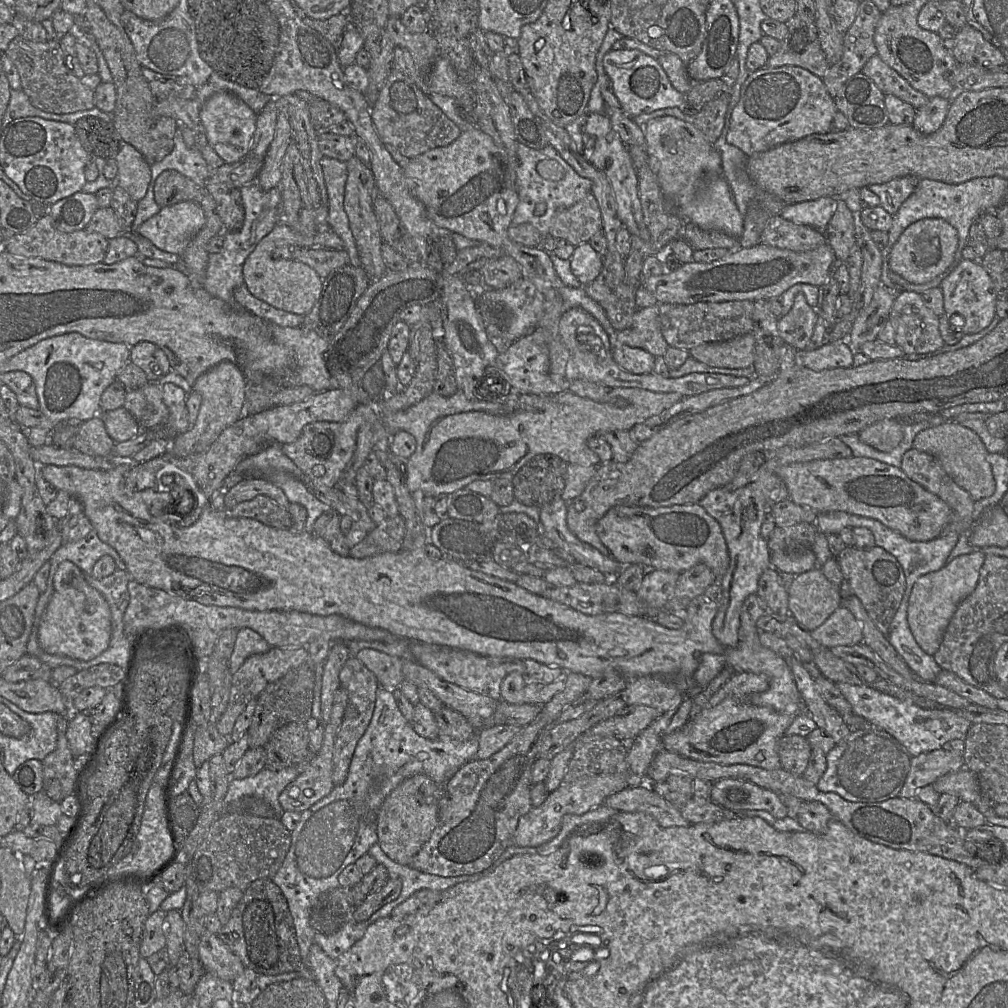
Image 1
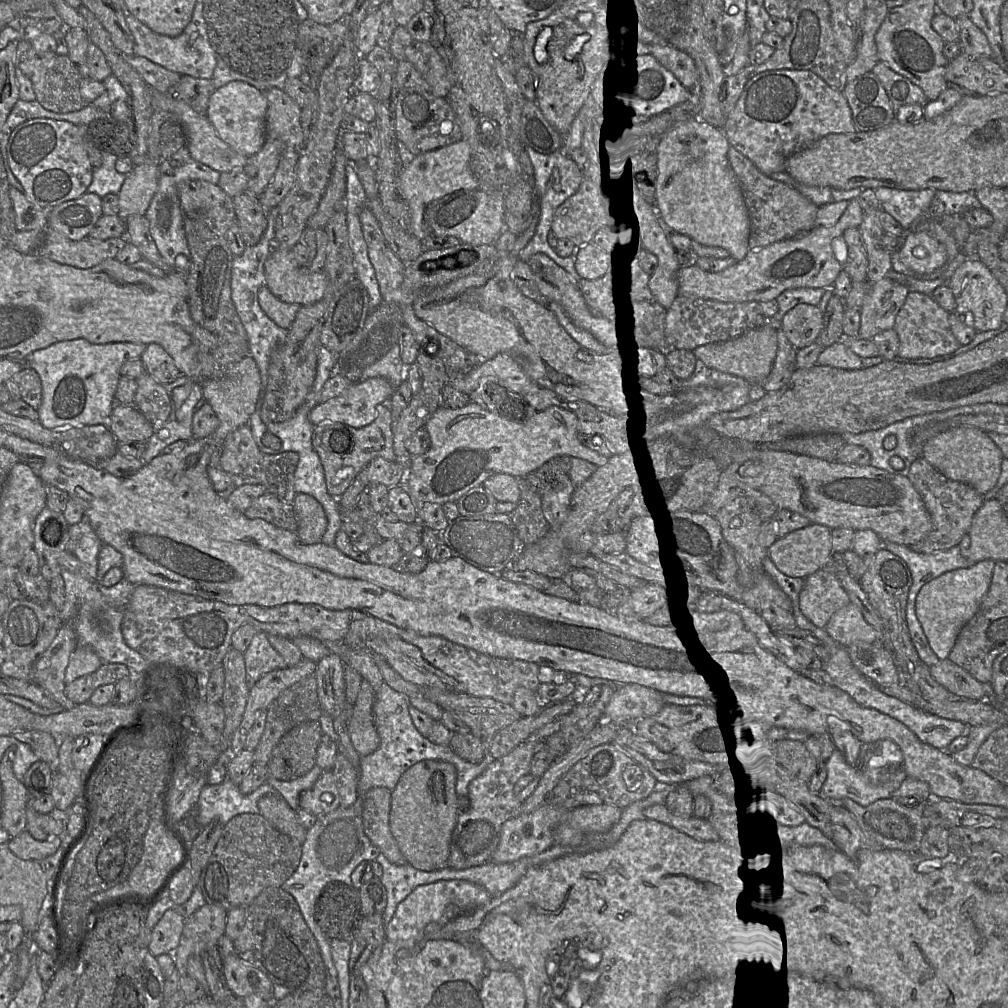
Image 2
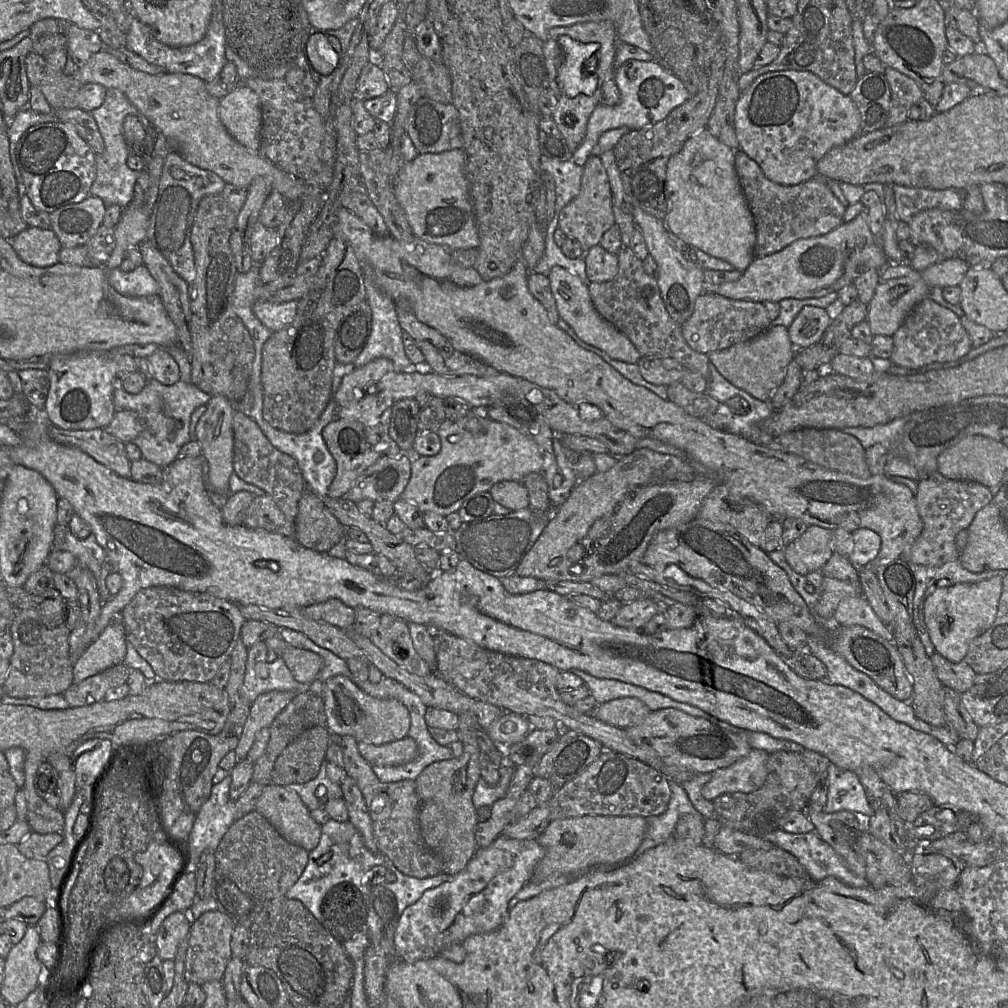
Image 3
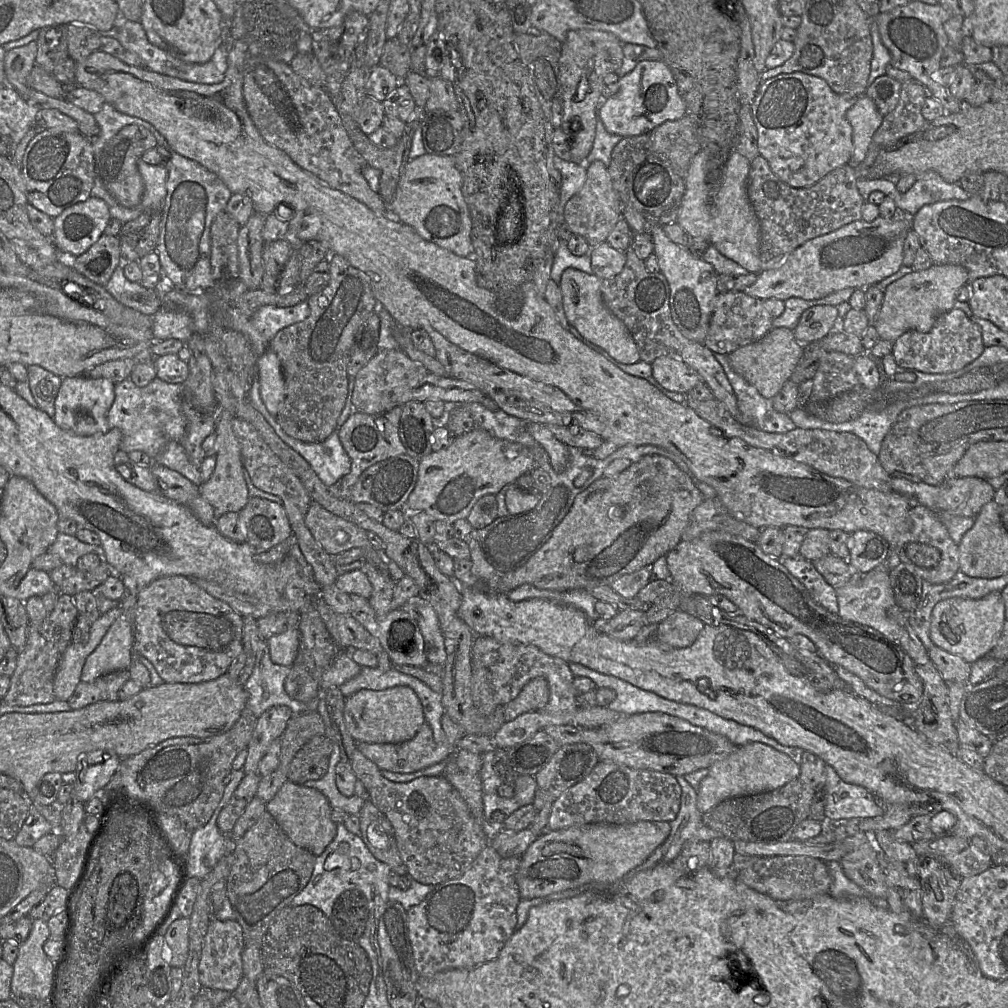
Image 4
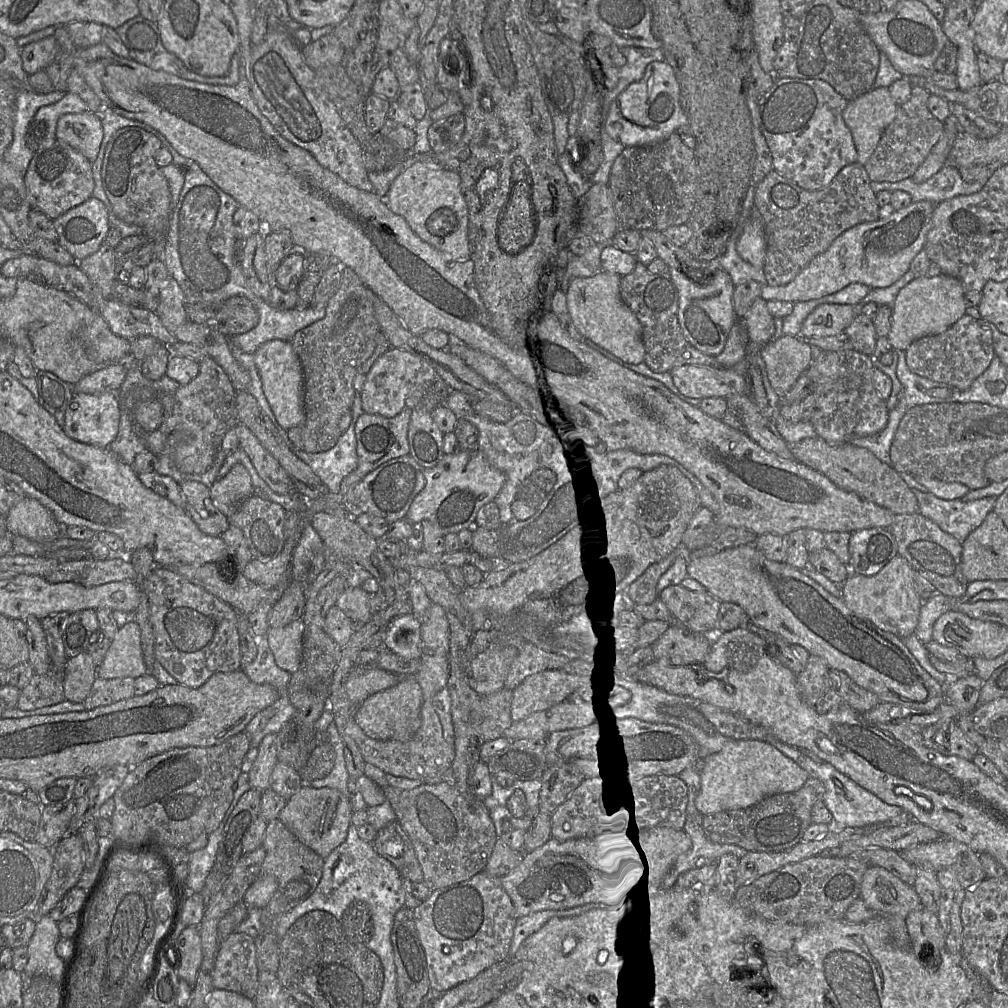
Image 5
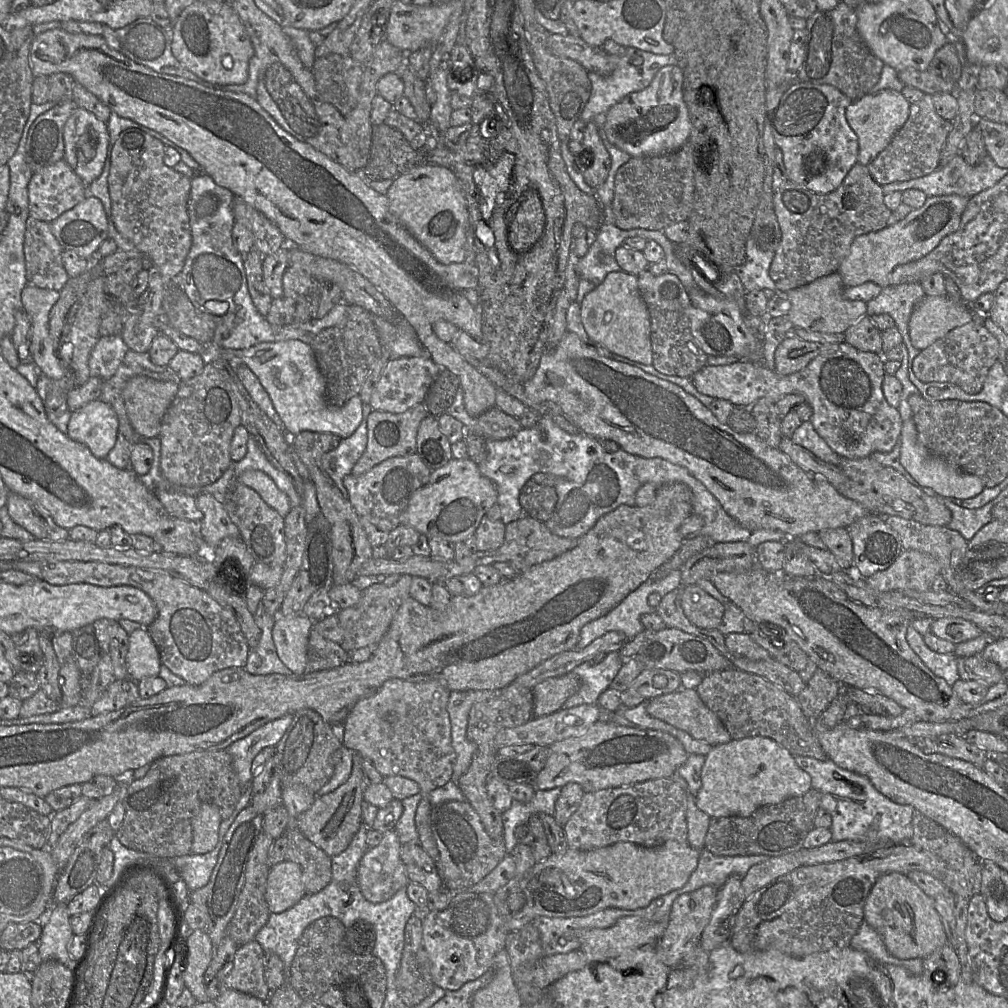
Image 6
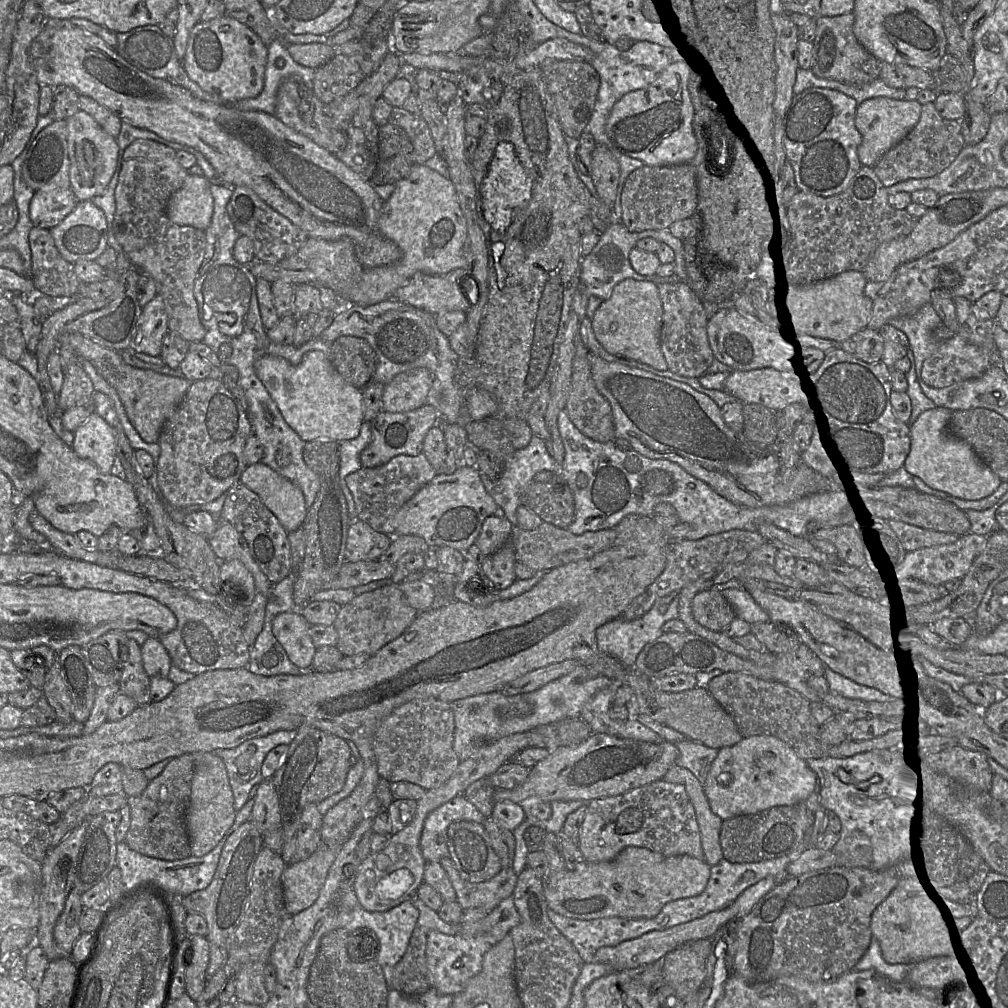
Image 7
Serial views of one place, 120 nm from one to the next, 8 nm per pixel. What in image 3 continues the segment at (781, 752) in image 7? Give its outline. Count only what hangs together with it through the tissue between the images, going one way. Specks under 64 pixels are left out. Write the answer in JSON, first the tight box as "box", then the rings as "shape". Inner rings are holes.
{"box":[701,749,769,801],"shape":[[[751,749],[743,758],[732,765],[712,772],[711,779],[701,789],[702,796],[713,801],[725,793],[750,793],[759,789],[765,782],[769,753]]]}

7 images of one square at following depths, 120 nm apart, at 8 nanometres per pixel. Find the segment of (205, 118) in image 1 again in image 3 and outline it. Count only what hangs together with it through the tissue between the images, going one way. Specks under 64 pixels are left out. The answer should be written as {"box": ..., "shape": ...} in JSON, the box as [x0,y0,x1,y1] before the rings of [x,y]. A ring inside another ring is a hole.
{"box":[218,84,262,151],"shape":[[[244,84],[219,100],[218,115],[229,134],[240,144],[260,151],[262,112],[258,95]]]}

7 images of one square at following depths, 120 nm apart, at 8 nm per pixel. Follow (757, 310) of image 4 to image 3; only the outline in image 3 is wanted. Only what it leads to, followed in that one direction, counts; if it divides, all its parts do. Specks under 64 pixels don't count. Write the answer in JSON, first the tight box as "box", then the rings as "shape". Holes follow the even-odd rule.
{"box":[681,292,772,354],"shape":[[[703,292],[694,303],[691,316],[681,325],[687,344],[695,351],[708,354],[750,340],[772,325],[761,302],[737,300],[716,293]]]}

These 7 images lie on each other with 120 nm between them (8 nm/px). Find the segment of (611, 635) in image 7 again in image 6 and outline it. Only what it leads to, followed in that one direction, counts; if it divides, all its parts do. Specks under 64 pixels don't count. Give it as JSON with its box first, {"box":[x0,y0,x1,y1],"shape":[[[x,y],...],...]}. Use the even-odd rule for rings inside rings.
{"box":[575,569,681,649],"shape":[[[677,569],[657,582],[652,582],[652,578],[649,578],[647,581],[638,586],[634,591],[629,593],[619,605],[617,605],[606,615],[585,624],[580,631],[579,641],[575,649],[586,648],[596,638],[601,637],[610,631],[622,632],[627,637],[628,641],[632,640],[637,634],[645,629],[641,623],[641,616],[644,614],[656,613],[656,608],[648,604],[648,596],[651,593],[658,593],[662,598],[674,589],[680,588],[681,574],[681,569]]]}

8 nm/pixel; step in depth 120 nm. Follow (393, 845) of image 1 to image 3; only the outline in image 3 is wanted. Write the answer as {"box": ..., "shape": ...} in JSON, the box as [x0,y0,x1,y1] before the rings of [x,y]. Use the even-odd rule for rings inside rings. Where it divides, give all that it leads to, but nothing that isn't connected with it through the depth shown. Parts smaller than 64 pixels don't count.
{"box":[414,712,481,875],"shape":[[[471,712],[458,715],[458,741],[462,743],[463,753],[459,757],[434,762],[428,765],[414,780],[416,792],[421,800],[421,835],[429,849],[439,857],[443,864],[443,874],[456,875],[468,864],[477,851],[475,831],[478,823],[476,808],[472,801],[475,787],[481,778],[479,756],[481,751],[476,740],[476,731],[481,729],[476,716]]]}

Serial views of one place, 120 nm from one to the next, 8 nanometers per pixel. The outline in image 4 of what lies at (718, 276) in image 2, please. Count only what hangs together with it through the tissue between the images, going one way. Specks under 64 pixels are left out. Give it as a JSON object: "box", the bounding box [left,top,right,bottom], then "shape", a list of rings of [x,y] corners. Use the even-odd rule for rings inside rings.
{"box":[744,209,912,300],"shape":[[[896,209],[889,218],[878,216],[871,222],[853,221],[796,248],[779,266],[762,270],[756,281],[744,290],[762,300],[798,297],[814,300],[844,288],[865,289],[896,273],[903,265],[903,245],[912,228],[912,215]]]}

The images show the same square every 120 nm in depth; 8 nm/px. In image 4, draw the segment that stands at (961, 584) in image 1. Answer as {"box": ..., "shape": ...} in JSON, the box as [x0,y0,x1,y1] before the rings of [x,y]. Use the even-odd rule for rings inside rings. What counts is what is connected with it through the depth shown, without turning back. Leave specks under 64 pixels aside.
{"box":[930,592,1004,664],"shape":[[[992,592],[977,600],[949,598],[939,601],[932,610],[930,639],[935,646],[971,664],[988,656],[1002,632],[1004,621],[1001,592]]]}

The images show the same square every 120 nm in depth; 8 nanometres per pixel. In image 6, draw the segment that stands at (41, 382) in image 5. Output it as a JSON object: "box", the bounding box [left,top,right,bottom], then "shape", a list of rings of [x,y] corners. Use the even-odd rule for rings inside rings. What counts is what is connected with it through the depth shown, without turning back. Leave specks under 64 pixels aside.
{"box":[17,363,71,434],"shape":[[[20,363],[17,371],[25,377],[41,398],[48,419],[63,433],[67,434],[71,412],[68,409],[67,380],[58,381],[41,374],[37,366]]]}

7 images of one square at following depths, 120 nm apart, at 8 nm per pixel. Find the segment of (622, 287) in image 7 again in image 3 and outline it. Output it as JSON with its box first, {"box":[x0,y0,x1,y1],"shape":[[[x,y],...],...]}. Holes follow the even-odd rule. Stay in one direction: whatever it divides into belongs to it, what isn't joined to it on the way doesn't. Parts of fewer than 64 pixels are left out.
{"box":[547,265,641,364],"shape":[[[557,265],[551,268],[547,276],[560,318],[573,329],[582,341],[600,349],[614,360],[629,364],[636,364],[639,361],[641,355],[629,338],[597,312],[592,303],[587,283],[566,268]]]}

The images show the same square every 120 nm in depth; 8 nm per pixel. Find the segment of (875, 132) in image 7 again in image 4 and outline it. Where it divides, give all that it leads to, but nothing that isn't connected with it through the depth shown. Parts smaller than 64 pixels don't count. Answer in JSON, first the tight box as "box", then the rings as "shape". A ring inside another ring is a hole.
{"box":[846,94,884,167],"shape":[[[864,94],[847,110],[846,118],[852,127],[853,141],[853,153],[847,164],[855,167],[866,157],[872,137],[884,116],[879,113],[873,100]]]}

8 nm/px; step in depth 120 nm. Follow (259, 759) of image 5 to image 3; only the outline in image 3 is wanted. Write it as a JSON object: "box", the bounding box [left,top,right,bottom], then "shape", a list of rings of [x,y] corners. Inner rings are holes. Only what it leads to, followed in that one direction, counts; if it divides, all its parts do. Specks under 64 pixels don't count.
{"box":[235,691,295,762],"shape":[[[270,691],[260,694],[251,703],[250,713],[236,747],[235,755],[238,762],[248,756],[256,734],[262,728],[269,728],[276,716],[287,706],[295,696],[291,691]]]}

